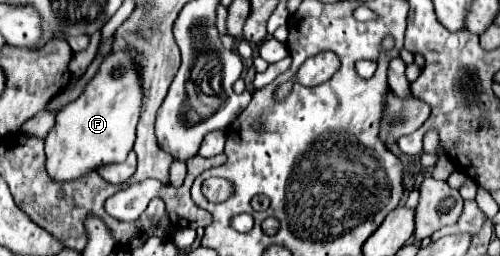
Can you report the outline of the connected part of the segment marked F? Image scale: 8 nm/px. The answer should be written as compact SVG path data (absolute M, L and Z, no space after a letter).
M125 53L107 55L83 95L55 115L55 125L45 137L45 169L49 177L55 181L75 181L101 165L125 161L135 143L141 99L143 93L133 61Z

